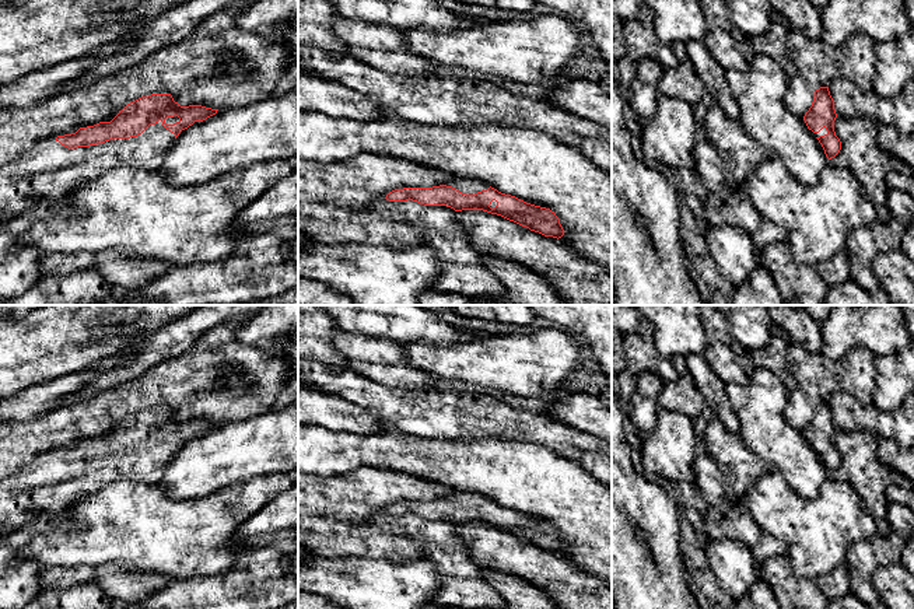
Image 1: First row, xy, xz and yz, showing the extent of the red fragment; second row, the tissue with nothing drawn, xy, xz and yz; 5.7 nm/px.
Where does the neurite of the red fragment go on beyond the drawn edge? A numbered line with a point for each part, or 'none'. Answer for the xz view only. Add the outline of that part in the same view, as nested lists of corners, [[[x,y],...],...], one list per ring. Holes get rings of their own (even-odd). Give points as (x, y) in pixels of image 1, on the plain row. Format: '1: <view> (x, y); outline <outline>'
1: xz (469, 500); outline [[[454,491],[452,494],[445,497],[447,500],[452,500],[456,504],[466,507],[466,508],[474,508],[481,504],[487,504],[490,500],[487,497],[483,497],[480,494],[473,494],[473,493],[460,493],[460,491]]]

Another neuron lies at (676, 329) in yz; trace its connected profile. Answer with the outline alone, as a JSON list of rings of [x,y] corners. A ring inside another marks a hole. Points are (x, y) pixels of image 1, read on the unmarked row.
[[[633,305],[652,325],[656,350],[666,358],[701,356],[707,335],[700,305]]]

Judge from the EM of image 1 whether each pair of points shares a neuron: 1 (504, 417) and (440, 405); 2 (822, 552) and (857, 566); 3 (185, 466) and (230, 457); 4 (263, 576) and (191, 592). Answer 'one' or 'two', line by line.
1: one
2: two
3: one
4: one

